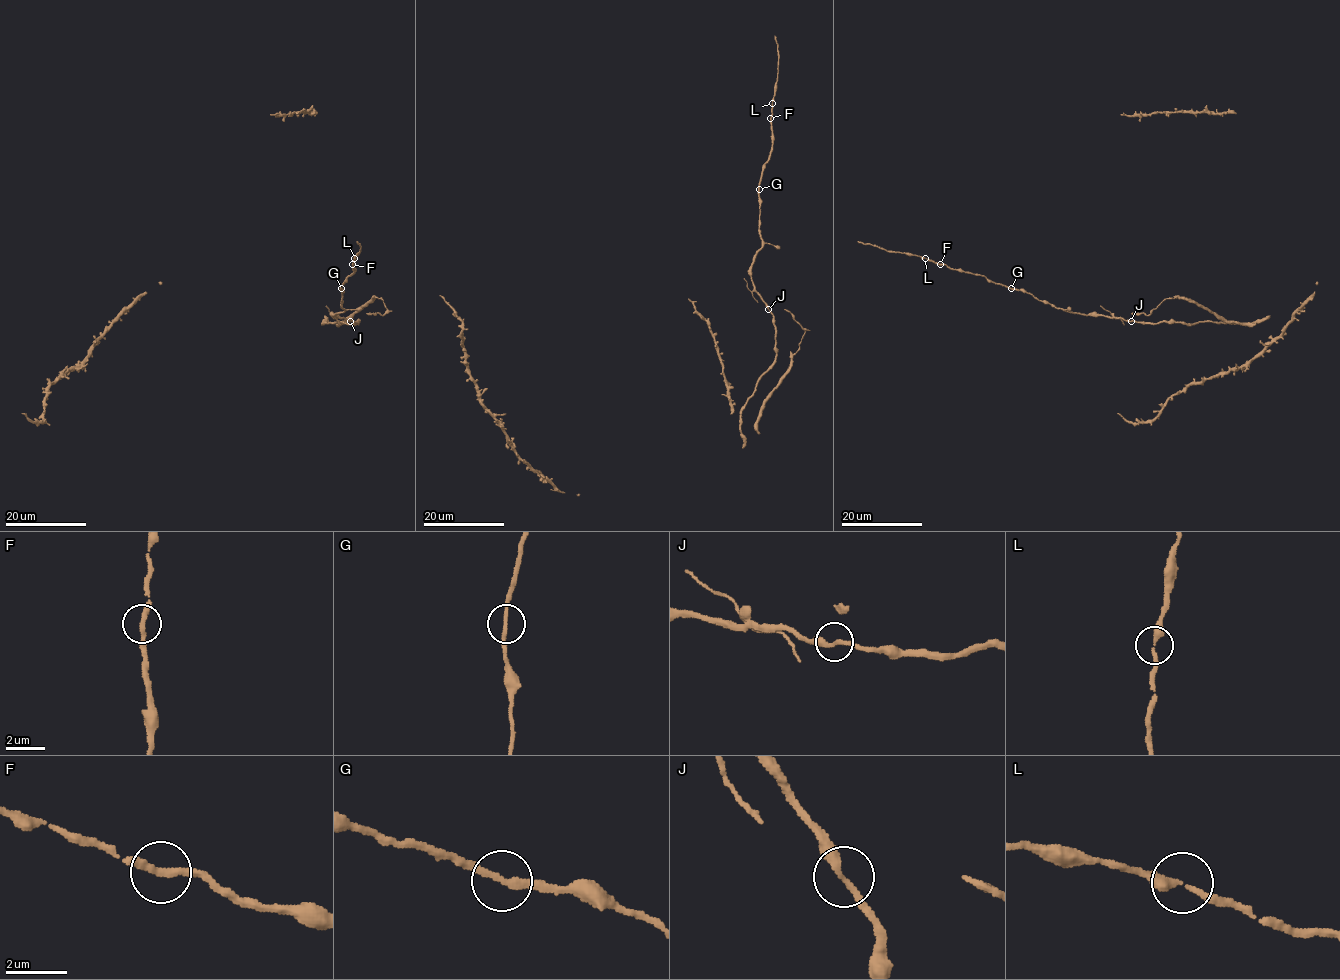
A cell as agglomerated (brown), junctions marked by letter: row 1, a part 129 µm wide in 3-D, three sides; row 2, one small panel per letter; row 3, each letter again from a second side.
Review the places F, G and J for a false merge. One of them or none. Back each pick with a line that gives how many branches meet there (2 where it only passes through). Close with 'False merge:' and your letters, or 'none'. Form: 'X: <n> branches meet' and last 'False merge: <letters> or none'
False merge: none

